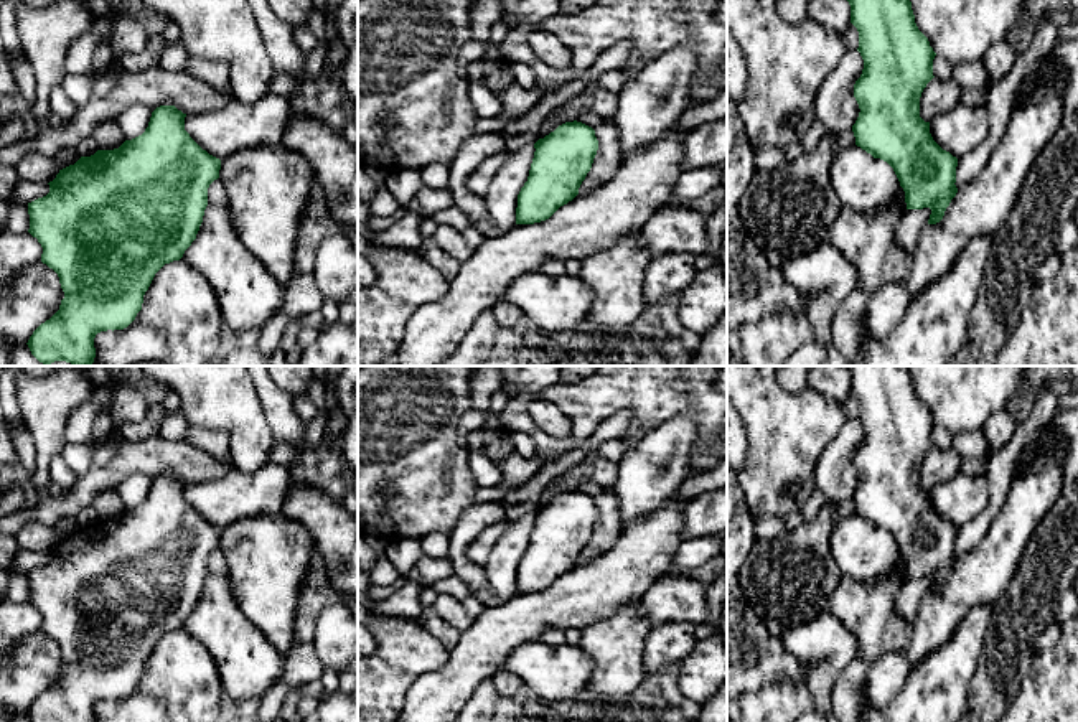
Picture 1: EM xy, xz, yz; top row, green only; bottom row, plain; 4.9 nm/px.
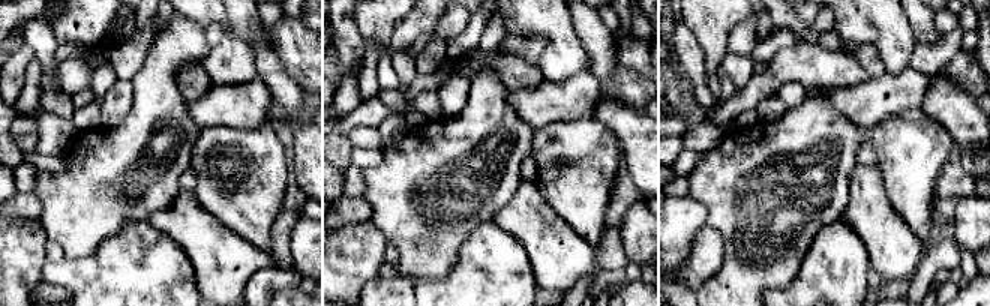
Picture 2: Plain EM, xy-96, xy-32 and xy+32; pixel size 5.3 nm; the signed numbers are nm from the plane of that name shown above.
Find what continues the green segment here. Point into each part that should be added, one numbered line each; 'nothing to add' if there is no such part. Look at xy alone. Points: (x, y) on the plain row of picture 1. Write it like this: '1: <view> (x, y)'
nothing to add

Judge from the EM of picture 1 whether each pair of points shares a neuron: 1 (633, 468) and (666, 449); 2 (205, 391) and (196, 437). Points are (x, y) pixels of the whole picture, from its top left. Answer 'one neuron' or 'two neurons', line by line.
1: one neuron
2: two neurons

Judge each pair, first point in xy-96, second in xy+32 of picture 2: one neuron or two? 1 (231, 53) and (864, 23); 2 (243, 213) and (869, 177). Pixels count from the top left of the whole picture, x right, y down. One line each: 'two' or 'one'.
1: one
2: two

